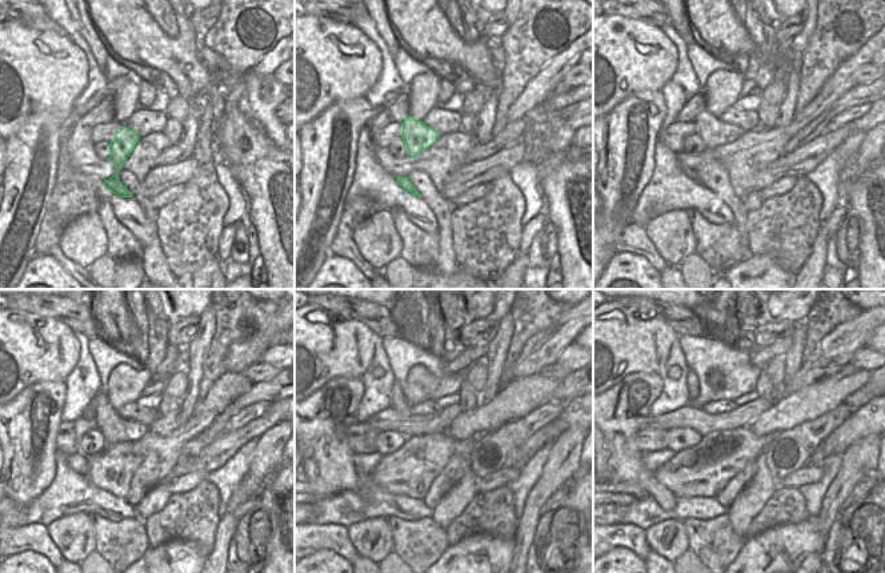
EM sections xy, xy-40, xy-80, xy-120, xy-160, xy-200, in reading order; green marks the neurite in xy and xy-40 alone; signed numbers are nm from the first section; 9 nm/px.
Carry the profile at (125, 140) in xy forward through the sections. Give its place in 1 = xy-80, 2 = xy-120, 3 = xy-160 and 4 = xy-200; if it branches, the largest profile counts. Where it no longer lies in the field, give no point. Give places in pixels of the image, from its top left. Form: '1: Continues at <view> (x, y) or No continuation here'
1: Continues at xy-80 (709, 128)
2: Continues at xy-120 (112, 427)
3: Continues at xy-160 (399, 403)
4: Continues at xy-200 (693, 388)

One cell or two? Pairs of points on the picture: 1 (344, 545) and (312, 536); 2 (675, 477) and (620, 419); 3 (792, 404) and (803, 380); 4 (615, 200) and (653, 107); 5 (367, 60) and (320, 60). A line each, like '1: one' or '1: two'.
1: one
2: two
3: two
4: one
5: one

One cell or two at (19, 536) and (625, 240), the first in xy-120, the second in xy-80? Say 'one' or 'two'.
one

